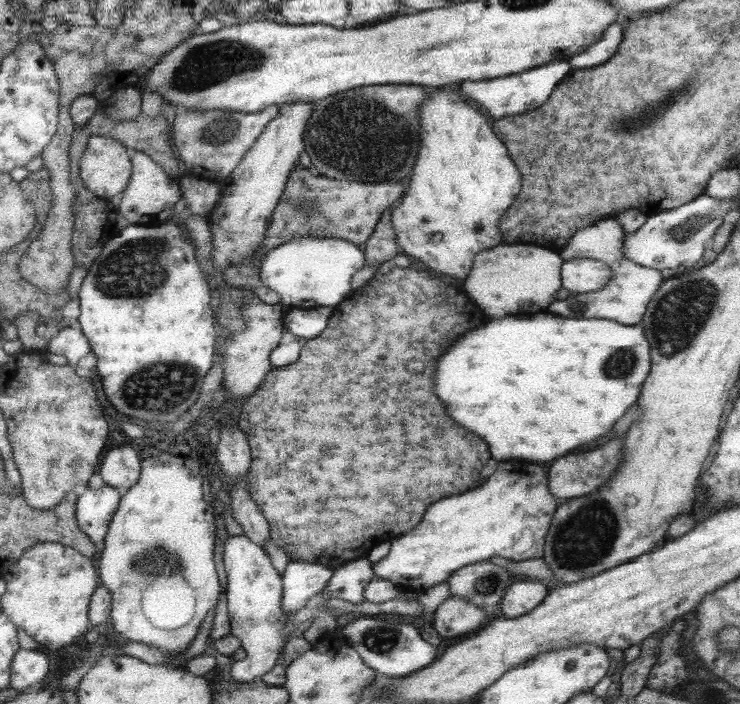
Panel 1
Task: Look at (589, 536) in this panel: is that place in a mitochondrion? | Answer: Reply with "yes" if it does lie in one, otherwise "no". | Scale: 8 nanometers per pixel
yes

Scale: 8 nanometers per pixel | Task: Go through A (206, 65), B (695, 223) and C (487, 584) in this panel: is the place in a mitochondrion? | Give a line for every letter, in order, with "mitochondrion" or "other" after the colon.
A: mitochondrion
B: mitochondrion
C: mitochondrion

